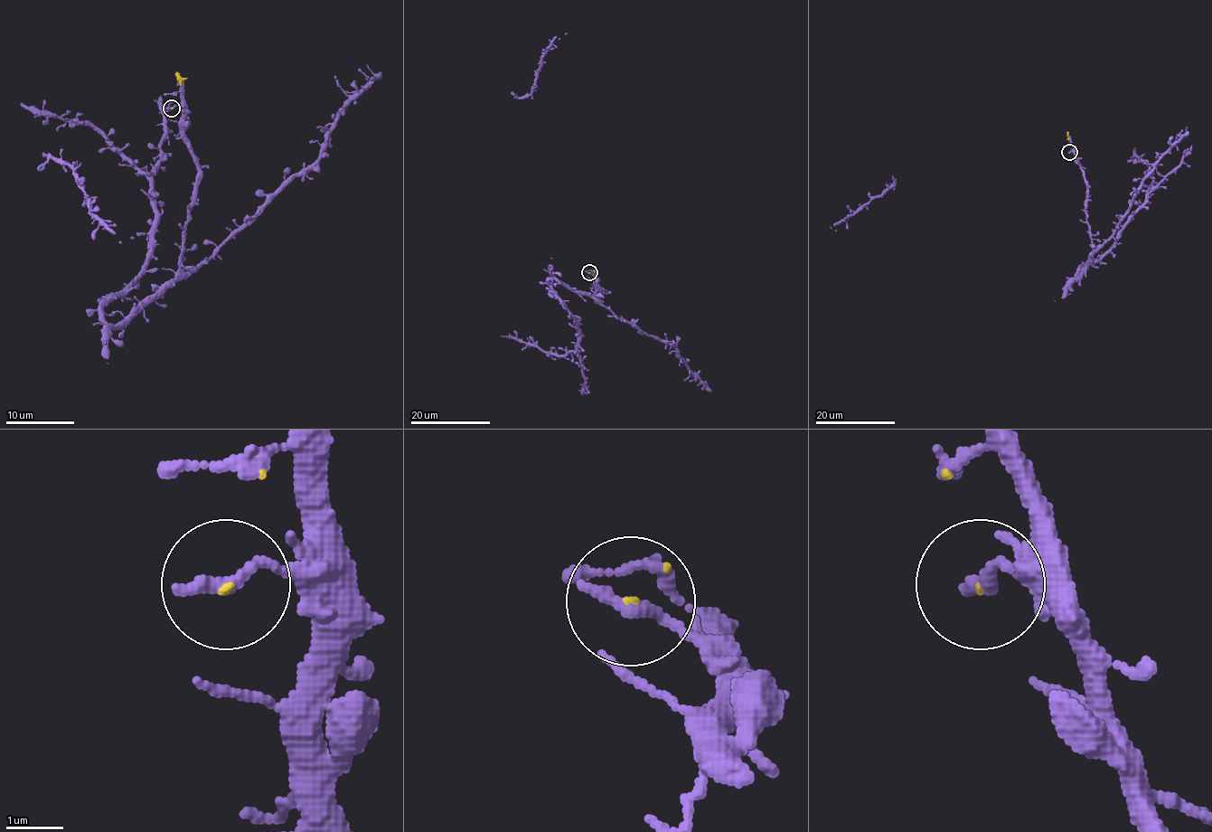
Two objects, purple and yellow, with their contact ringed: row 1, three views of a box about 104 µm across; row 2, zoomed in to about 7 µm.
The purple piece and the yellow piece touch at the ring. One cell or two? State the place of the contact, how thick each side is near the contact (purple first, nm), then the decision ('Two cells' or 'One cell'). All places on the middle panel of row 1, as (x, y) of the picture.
Place: (589, 272). Thickness 280 nm (purple) against 40 nm. One cell

